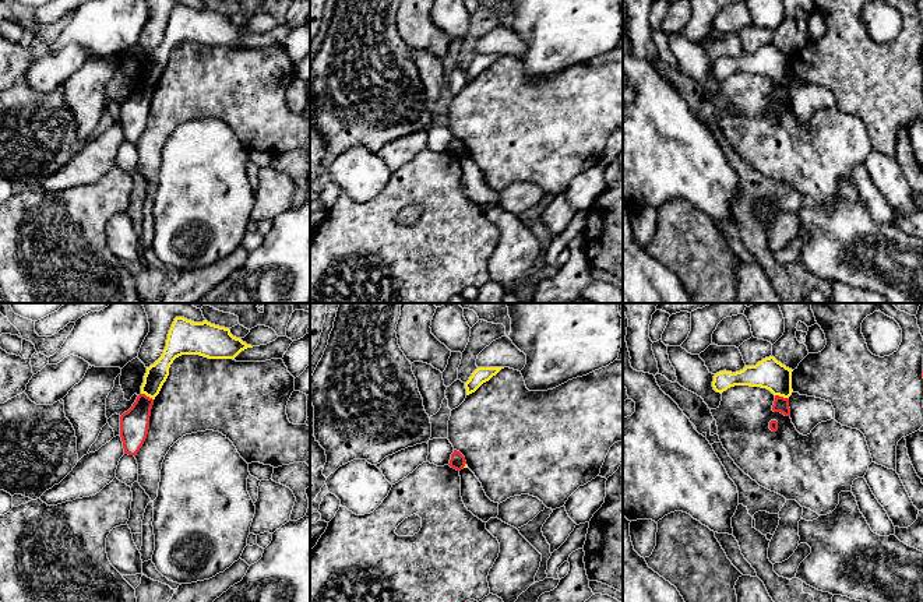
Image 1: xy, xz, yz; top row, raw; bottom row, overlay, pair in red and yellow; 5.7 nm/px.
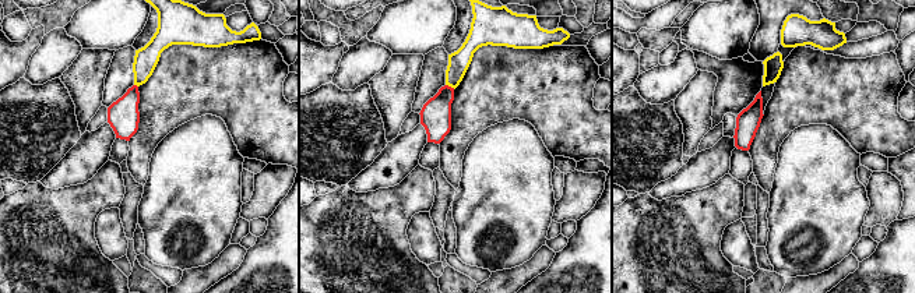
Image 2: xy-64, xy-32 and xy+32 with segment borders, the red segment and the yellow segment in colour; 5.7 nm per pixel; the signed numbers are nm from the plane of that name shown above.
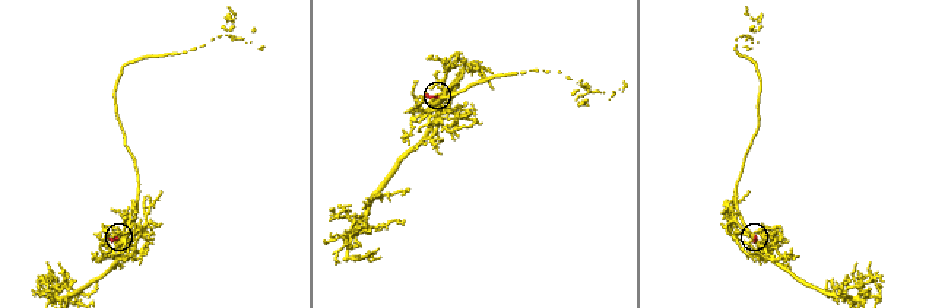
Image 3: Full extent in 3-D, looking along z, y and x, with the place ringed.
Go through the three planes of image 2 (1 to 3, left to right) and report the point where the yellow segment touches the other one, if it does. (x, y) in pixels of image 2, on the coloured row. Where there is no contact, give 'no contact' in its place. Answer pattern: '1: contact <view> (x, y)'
1: contact xy-64 (136, 85)
2: contact xy-32 (450, 87)
3: no contact

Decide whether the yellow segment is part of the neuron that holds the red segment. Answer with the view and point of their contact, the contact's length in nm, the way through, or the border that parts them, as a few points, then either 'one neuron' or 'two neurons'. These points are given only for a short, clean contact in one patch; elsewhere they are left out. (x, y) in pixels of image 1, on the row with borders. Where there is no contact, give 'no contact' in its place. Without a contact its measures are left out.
meets red in yz at (782, 397); contact 80 nm long; border along yz (775, 394), (788, 398); two neurons

